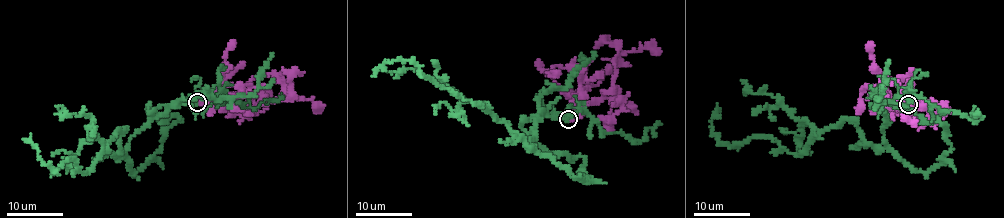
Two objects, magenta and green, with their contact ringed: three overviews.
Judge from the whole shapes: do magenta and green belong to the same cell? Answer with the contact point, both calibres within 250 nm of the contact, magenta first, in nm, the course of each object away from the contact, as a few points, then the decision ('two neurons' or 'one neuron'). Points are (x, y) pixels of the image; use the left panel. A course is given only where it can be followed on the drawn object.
(197, 102) | 400/280 nm | magenta via (198, 103), (240, 93), (248, 96), (247, 105), (255, 108), (288, 100), (290, 79), (303, 71) | green via (196, 103), (174, 103), (142, 126), (119, 154), (117, 131), (85, 173), (75, 159), (56, 171), (23, 138) | one neuron

